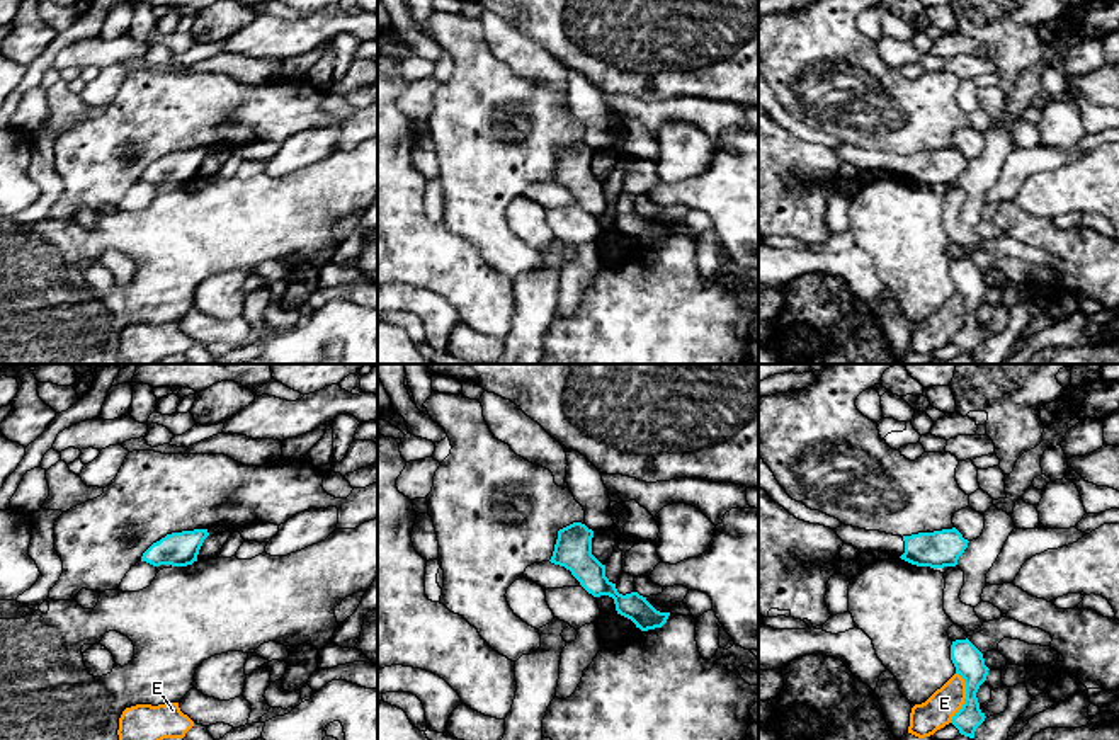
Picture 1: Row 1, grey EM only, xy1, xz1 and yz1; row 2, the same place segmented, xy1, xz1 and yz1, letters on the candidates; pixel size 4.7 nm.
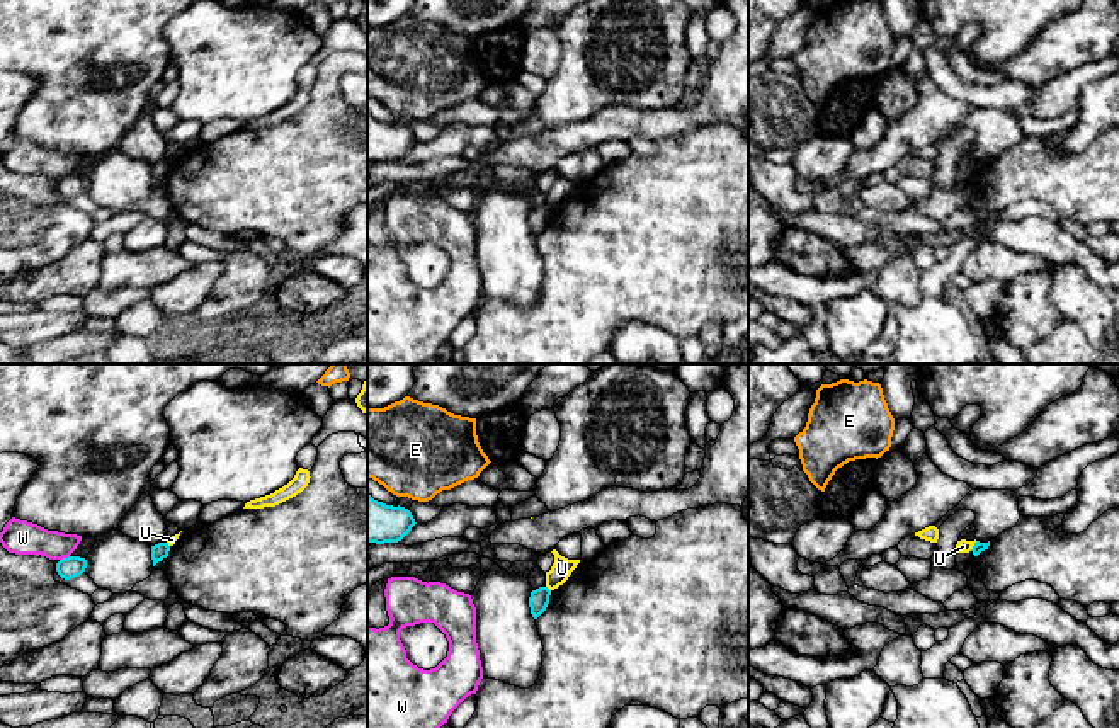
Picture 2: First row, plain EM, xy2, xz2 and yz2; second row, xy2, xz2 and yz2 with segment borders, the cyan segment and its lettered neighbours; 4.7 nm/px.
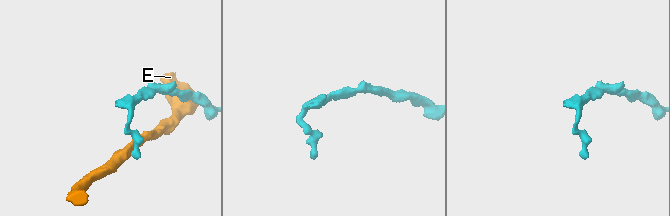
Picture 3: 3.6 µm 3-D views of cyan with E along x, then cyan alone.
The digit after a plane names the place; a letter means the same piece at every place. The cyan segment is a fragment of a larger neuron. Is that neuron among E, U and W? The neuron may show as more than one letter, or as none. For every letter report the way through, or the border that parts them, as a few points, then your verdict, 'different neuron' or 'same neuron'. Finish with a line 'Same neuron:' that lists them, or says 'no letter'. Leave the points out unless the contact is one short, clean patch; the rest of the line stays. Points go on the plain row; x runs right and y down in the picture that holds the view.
E: border along yz1 (958, 291), (965, 303), (965, 322), (949, 341); different neuron
U: border along xz2 (546, 204), (550, 210); different neuron
W: border along xy2 (68, 174), (60, 179); different neuron
Same neuron: no letter

